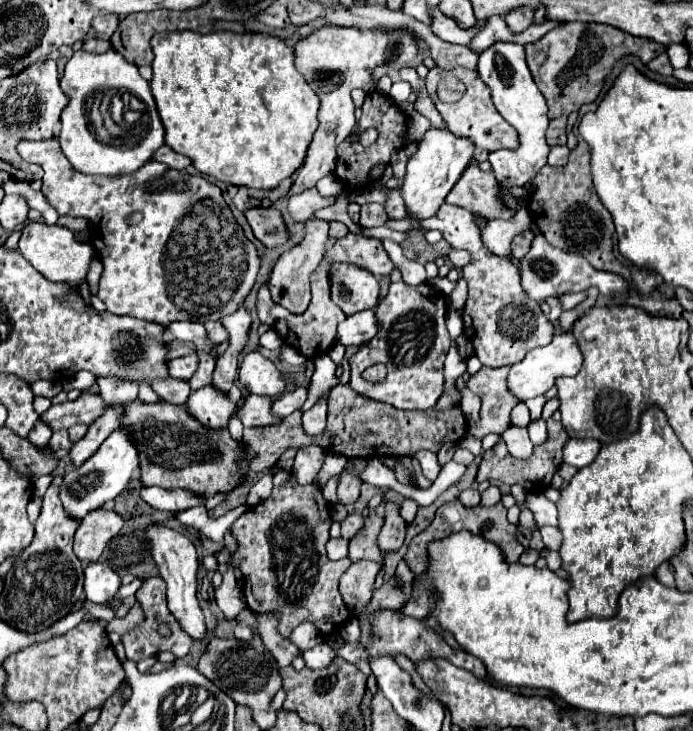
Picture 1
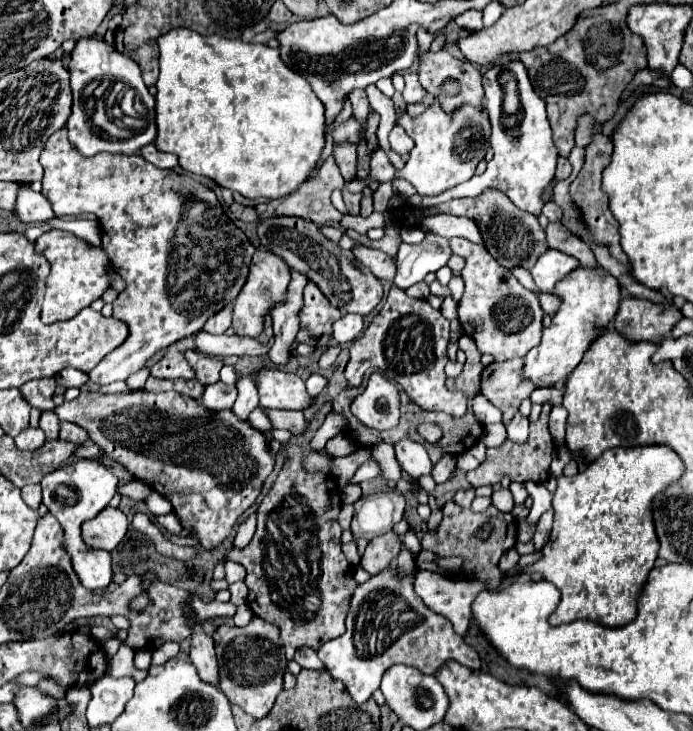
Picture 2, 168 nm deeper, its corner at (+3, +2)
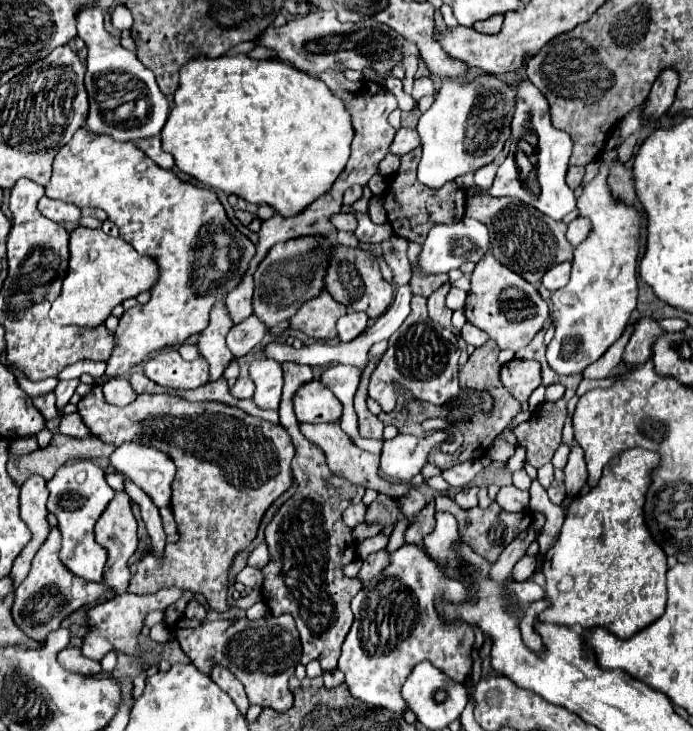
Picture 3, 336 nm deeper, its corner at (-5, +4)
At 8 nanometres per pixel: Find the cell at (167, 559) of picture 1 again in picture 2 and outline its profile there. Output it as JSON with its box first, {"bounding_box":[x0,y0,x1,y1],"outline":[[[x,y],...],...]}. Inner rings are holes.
{"bounding_box":[190,625,218,685],"outline":[[[194,625],[192,631],[192,649],[190,649],[190,659],[192,665],[198,669],[198,675],[202,681],[218,685],[218,661],[214,653],[214,641],[212,637],[204,635],[200,625]]]}

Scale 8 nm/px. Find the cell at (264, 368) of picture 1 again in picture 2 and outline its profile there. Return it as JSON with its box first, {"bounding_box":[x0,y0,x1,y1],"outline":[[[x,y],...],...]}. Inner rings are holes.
{"bounding_box":[256,369,314,411],"outline":[[[260,369],[256,373],[260,407],[304,411],[314,403],[314,397],[306,393],[304,381],[298,375],[286,373],[282,369]]]}

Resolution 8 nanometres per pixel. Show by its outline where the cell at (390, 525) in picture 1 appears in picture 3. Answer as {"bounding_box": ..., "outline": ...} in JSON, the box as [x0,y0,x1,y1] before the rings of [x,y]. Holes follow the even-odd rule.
{"bounding_box":[360,549,390,583],"outline":[[[380,549],[376,553],[370,553],[366,559],[364,559],[364,565],[360,569],[360,579],[366,583],[370,581],[372,577],[376,577],[378,573],[382,573],[386,569],[386,565],[390,565],[390,551],[386,549]]]}

